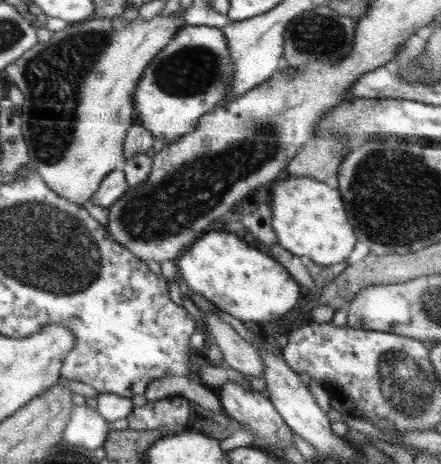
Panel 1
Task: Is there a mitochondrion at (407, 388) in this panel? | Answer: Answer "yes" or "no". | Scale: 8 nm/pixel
yes

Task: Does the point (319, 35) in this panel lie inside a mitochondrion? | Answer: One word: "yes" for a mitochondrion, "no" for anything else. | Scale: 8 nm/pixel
yes

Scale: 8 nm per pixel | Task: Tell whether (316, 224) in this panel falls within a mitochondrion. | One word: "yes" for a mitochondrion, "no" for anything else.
no

